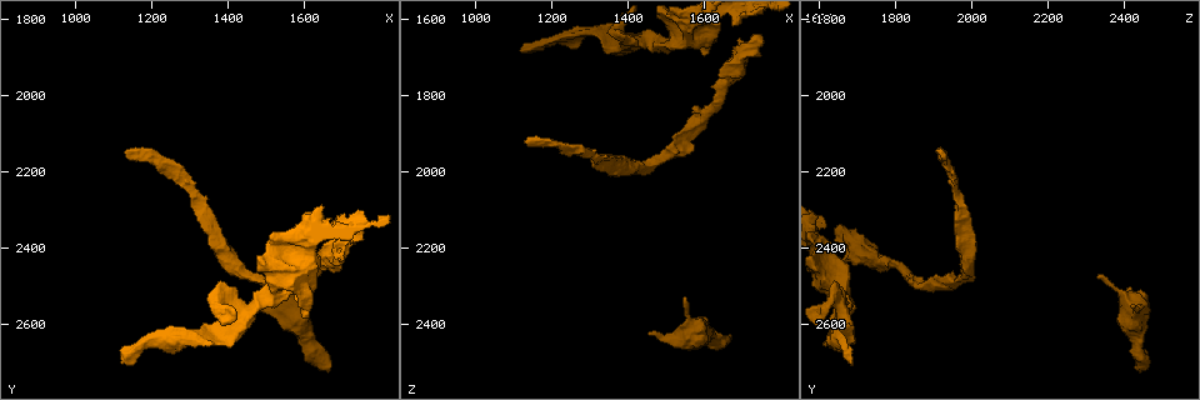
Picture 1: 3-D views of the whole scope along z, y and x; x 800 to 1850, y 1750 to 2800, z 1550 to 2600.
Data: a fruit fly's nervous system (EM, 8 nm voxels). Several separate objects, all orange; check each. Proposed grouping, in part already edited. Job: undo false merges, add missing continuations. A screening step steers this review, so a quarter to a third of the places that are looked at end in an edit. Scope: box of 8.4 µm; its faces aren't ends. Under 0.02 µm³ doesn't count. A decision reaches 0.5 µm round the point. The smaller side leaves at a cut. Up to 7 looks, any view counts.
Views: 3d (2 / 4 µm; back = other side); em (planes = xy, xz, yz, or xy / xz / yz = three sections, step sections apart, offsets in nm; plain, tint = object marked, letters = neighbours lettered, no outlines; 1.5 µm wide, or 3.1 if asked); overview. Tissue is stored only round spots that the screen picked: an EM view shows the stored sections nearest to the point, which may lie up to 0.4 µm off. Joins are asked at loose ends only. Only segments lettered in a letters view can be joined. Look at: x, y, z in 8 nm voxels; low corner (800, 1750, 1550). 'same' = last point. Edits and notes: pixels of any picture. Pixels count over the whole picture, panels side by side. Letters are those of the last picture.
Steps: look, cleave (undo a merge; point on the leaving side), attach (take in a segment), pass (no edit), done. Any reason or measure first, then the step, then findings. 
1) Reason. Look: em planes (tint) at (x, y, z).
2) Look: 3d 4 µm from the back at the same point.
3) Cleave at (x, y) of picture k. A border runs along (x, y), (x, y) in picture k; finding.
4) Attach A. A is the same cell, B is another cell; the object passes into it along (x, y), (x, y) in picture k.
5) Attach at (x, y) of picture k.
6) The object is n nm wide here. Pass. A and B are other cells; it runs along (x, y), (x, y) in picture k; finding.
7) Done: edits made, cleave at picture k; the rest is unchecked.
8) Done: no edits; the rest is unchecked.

Free end. Look: em yz step 8 (letters) at (1130, 2710, 1680).

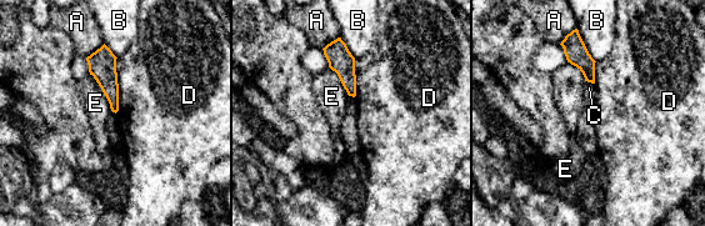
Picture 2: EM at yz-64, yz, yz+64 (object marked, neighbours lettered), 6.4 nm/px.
Pass. A, B, C, D and E are other cells; a border runs along (89, 74), (100, 88), (113, 111) in picture 2; no lettered segment goes on from it.

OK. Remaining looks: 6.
Narrows sharply. Look: em planes (plain) at (1330, 2625, 1645).

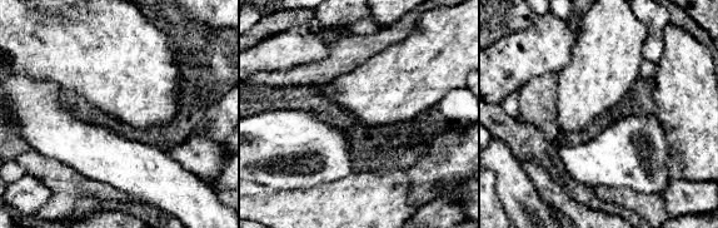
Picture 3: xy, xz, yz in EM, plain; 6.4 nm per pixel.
See the neighbours. Look: em planes (letters) at the same point.

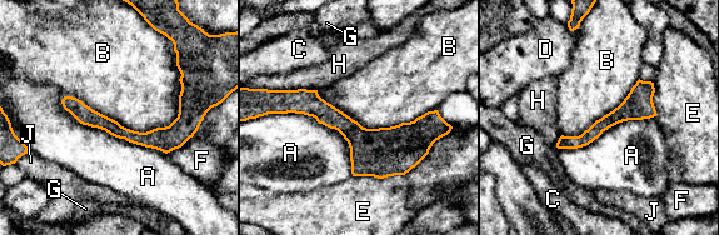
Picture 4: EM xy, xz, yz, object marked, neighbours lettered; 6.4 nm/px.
The object is 120 nm wide here. Pass. A, B, C, D, E, F, G, H and J are other cells; it runs along (248, 108), (309, 103), (358, 136), (394, 134) in picture 4; one neuron here.

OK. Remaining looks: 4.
Free end. Look: 3d 4 µm at (1455, 2555, 2420).

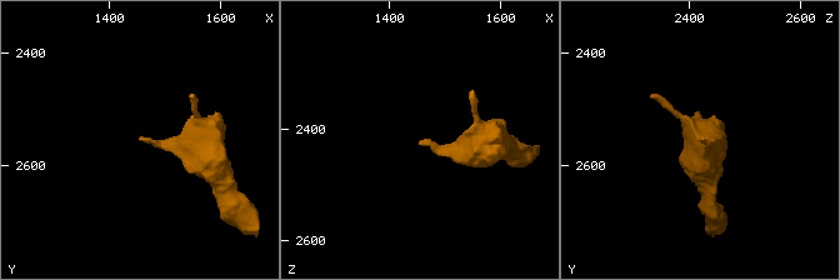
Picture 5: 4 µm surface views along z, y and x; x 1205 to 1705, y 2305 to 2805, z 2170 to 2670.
Look: em yz step 8 (tint) at (1460, 2555, 2420).

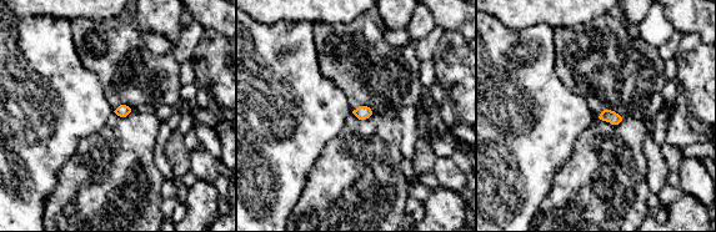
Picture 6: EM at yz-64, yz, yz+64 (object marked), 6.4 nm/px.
Look: em xz step 8 (letters) at the same point.

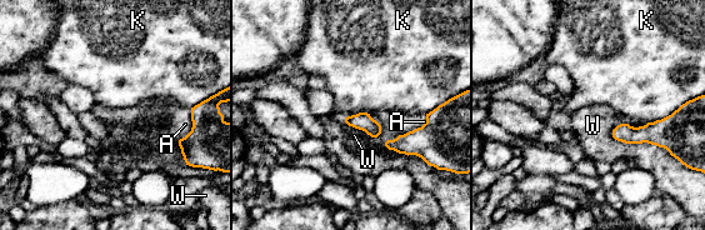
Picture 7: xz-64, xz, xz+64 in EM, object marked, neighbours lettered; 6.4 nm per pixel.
The object is 110 nm wide here; the longest contact is with W, 400 nm. Pass. A, K and W are other cells; no lettered segment goes on from it.

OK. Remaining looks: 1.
Done: no edits; the rest is unchecked.

